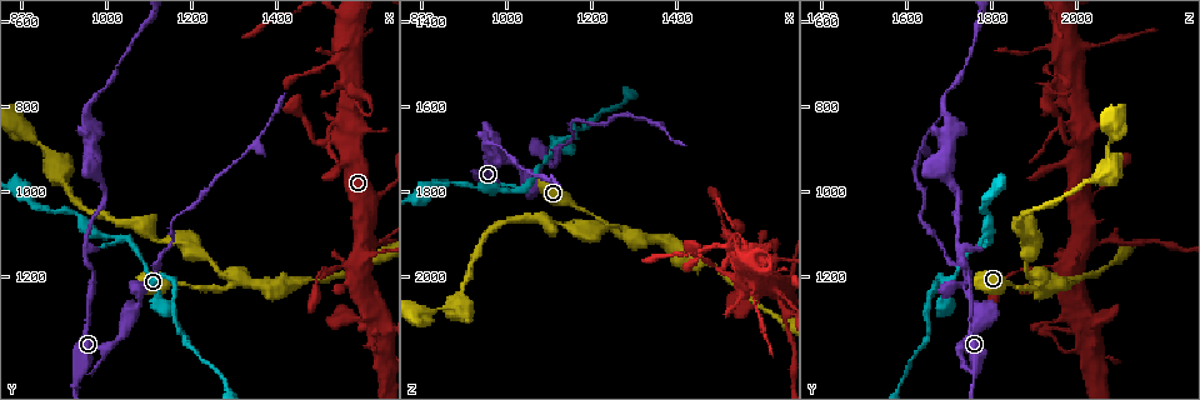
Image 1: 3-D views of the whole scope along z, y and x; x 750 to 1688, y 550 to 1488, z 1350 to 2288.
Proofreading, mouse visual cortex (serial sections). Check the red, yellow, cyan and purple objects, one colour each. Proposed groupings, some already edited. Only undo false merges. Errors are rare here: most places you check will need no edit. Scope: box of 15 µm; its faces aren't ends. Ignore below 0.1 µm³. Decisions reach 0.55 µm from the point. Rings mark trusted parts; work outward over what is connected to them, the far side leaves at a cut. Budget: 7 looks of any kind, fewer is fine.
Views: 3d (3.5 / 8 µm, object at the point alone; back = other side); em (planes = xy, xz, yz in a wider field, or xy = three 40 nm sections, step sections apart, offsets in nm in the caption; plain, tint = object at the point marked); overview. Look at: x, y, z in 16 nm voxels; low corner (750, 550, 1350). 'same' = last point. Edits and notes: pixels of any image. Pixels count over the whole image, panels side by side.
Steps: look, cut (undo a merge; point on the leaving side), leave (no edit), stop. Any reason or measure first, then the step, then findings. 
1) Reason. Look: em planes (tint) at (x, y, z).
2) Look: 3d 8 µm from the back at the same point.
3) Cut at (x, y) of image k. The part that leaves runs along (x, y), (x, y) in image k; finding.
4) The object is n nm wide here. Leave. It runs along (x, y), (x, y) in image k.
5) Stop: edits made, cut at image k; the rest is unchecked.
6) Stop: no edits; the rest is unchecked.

Look: 3d 8 µm at (1010, 1100, 1800).

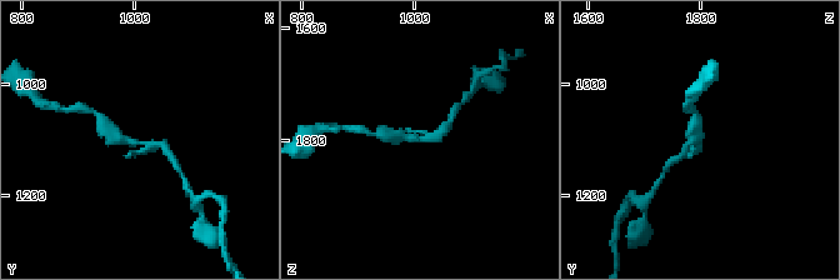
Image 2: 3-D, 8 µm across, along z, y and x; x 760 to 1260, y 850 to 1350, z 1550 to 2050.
Look: 3d 3.5 µm at (1015, 1105, 1795).

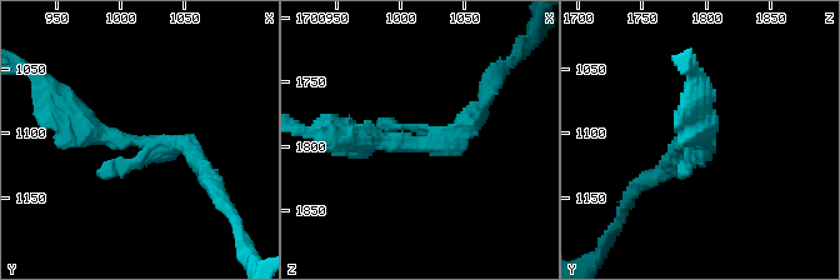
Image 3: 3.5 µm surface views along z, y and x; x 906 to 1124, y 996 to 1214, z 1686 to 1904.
Leave. It runs along (198, 160), (101, 138), (60, 103) in image 3; continuous, no second cell.

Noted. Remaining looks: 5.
Abrupt turn. Look: 3d 3.5 µm from the back at (1150, 1075, 1640).

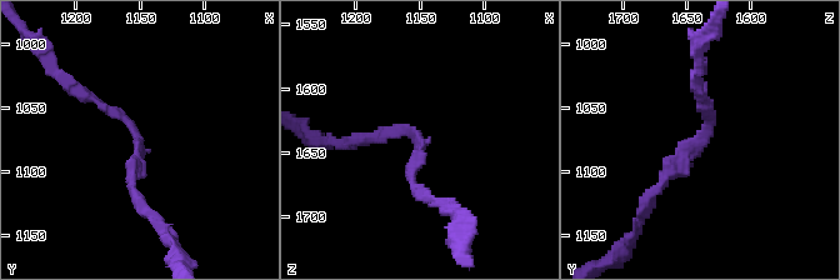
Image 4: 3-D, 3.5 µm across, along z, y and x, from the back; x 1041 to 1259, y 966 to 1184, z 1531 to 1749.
Look: em planes (tint) at (1152, 1074, 1638).

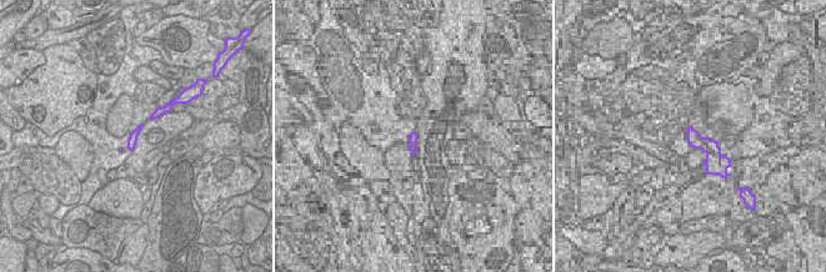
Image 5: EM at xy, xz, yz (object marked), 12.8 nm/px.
The arms are 150, 150 nm wide. Leave. One cell here.

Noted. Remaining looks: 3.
Calibre changes. Look: 3d 3.5 µm from the back at (955, 1295, 1740).

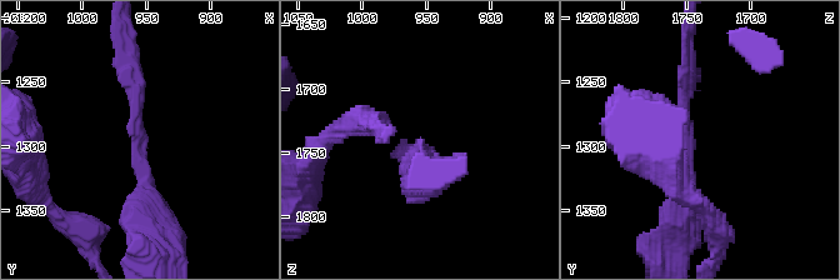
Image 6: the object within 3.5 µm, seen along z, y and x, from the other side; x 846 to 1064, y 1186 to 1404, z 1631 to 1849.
The arms are 200, 300 nm wide. Leave. It runs along (675, 221), (689, 186), (689, 55) in image 6; one cell here.

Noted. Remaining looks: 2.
Stop: no edits; the rest is unchecked.

